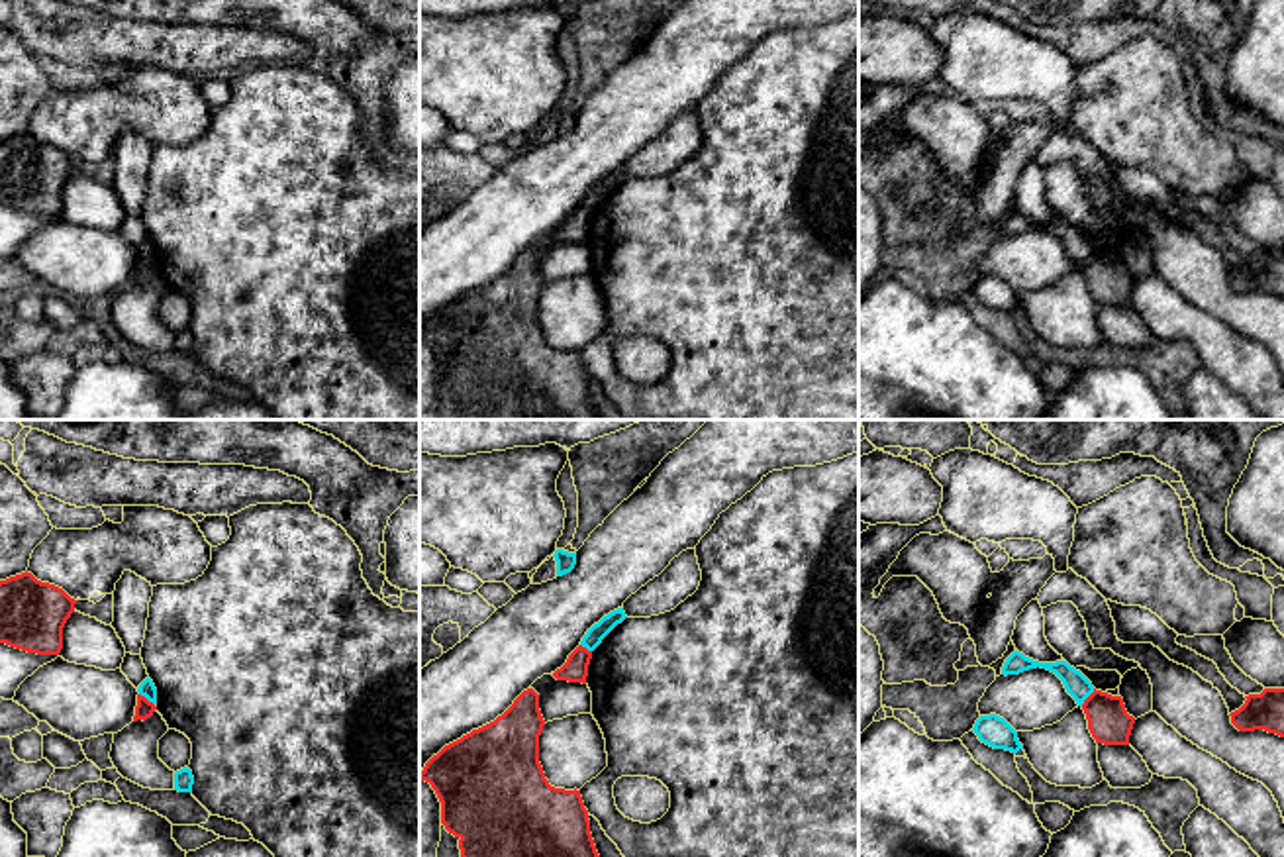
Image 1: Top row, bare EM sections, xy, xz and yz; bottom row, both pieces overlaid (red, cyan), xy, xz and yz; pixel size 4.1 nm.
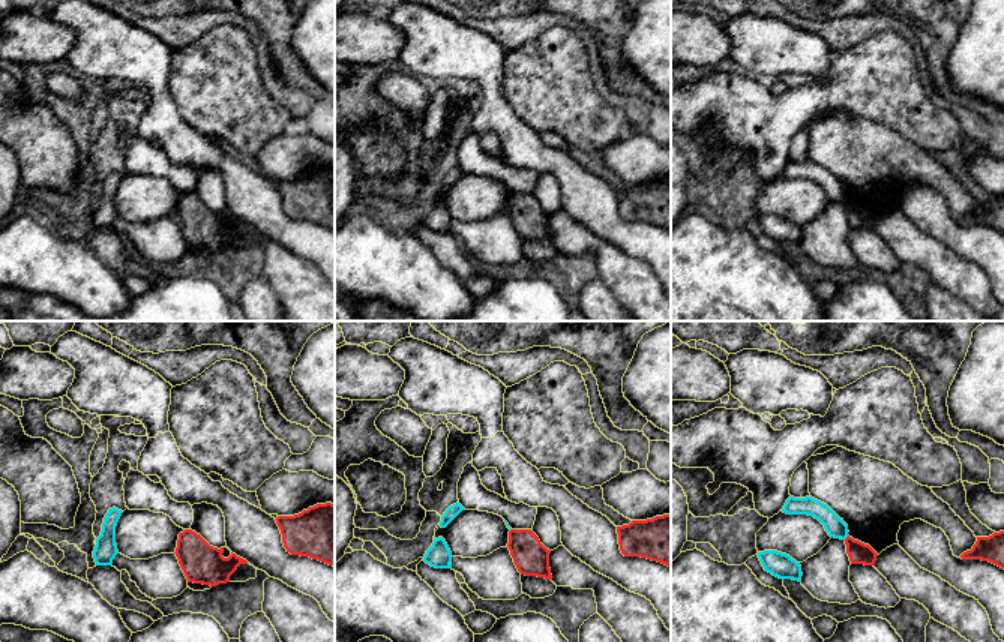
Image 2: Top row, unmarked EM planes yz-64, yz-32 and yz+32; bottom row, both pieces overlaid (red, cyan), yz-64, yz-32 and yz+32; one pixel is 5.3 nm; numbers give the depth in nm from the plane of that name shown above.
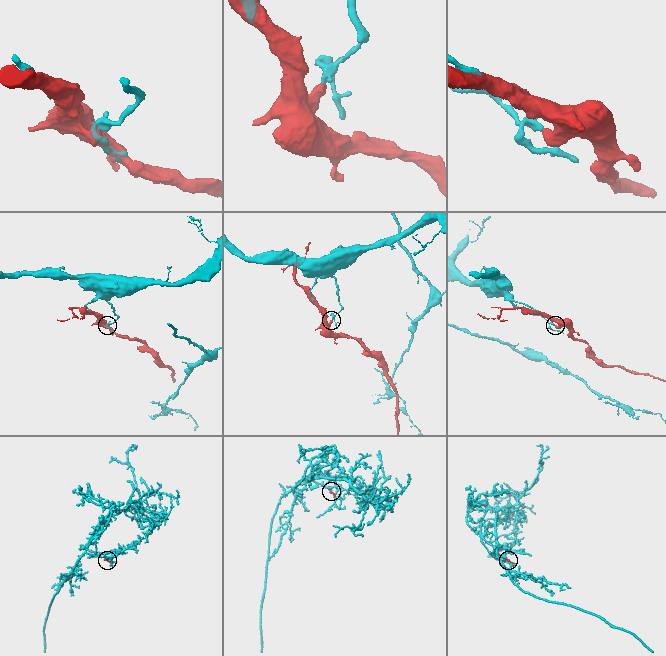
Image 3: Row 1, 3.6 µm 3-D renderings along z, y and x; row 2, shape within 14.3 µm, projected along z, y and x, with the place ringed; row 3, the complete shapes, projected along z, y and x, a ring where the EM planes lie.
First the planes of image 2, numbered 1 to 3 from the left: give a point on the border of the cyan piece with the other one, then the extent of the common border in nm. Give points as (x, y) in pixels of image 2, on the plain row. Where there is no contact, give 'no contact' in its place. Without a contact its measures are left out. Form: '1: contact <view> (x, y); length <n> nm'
1: no contact
2: no contact
3: contact yz+32 (847, 201); length 40 nm

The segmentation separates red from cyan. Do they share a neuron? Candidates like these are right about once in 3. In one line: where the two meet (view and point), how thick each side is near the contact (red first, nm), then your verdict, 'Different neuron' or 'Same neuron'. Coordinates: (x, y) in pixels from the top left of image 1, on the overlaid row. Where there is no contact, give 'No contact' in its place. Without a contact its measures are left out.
Touches red at yz (1088, 697). Thickness 170 nm (red) against 100 nm. Different neuron

